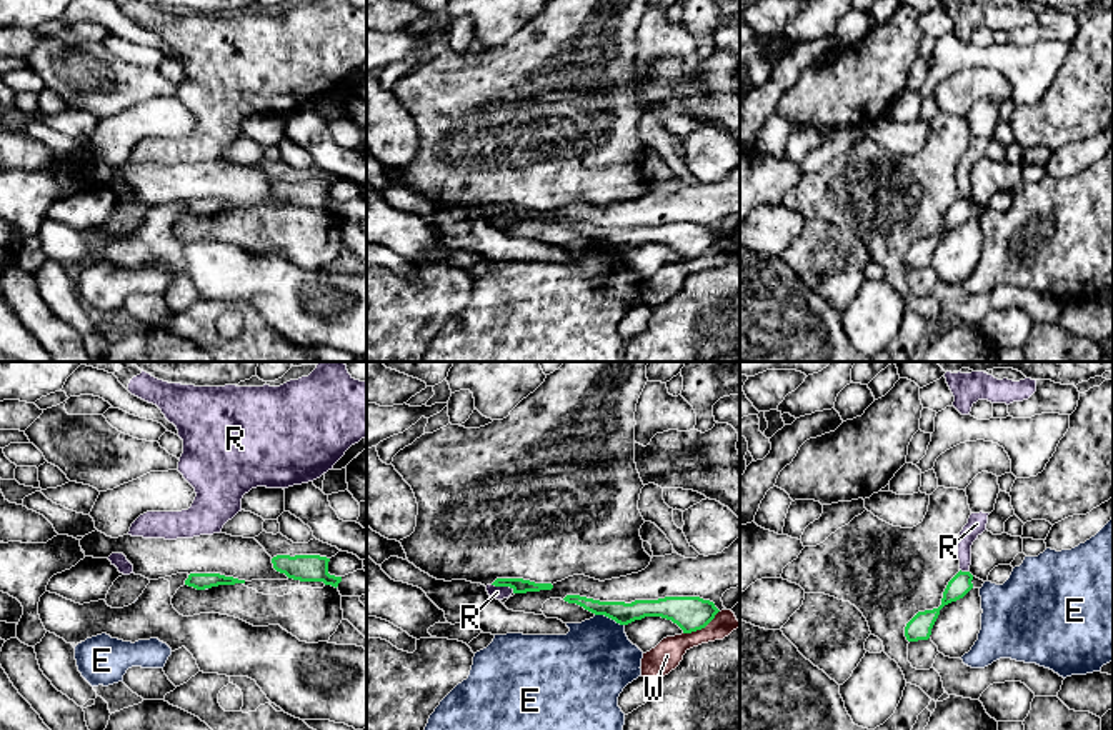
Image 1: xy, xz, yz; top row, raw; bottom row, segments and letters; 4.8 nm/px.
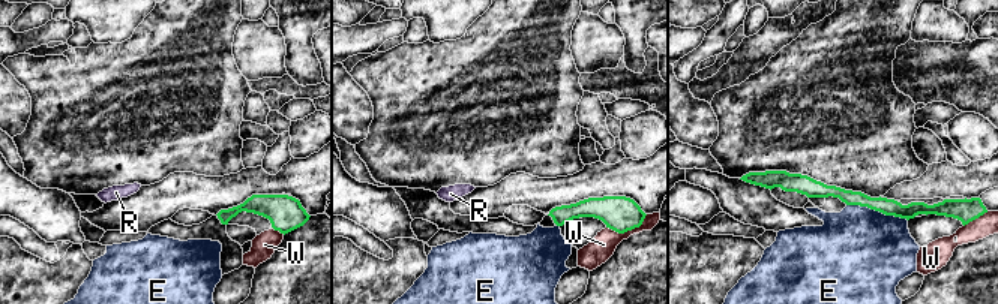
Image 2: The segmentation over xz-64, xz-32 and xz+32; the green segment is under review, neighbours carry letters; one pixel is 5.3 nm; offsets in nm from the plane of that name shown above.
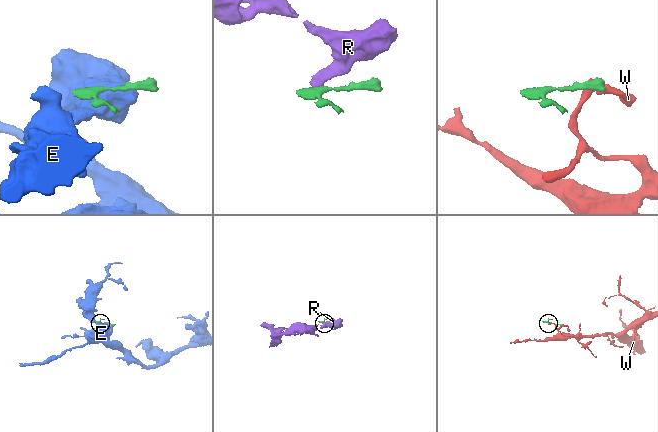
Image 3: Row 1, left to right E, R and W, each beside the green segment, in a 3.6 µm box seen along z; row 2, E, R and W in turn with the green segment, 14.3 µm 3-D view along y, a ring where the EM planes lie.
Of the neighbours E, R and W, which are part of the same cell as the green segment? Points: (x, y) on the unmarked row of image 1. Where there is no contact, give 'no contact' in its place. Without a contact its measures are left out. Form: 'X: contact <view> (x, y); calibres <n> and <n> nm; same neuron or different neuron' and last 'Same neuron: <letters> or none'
E: contact xz (610, 244); calibres 110 and 380 nm; different neuron
R: contact xz (504, 212); calibres 70 and 60 nm; different neuron
W: contact xz (702, 254); calibres 170 and 140 nm; different neuron
Same neuron: none

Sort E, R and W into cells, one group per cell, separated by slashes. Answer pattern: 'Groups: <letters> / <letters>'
Groups: E / R / W

